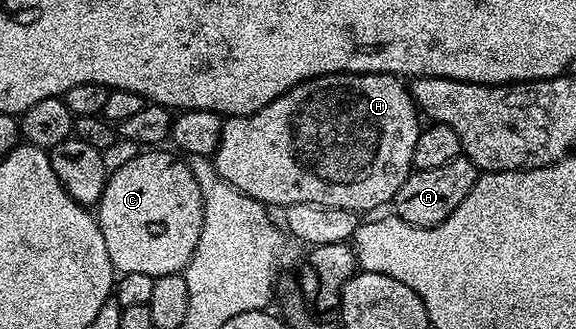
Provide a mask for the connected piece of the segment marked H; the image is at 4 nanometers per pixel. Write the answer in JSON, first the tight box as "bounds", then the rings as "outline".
{"bounds":[213,72,421,214],"outline":[[[334,72],[332,76],[318,76],[312,80],[302,80],[301,83],[294,84],[285,94],[281,94],[276,100],[269,102],[251,116],[233,116],[224,119],[220,130],[220,142],[213,155],[213,161],[215,161],[213,171],[223,183],[230,184],[238,192],[252,196],[264,206],[272,206],[271,204],[286,206],[309,202],[366,214],[374,208],[381,207],[382,204],[390,205],[394,201],[397,190],[401,190],[405,178],[411,175],[413,146],[417,146],[417,138],[421,131],[419,120],[421,121],[421,116],[415,107],[414,100],[411,99],[408,85],[400,77],[393,76],[390,72]]]}

